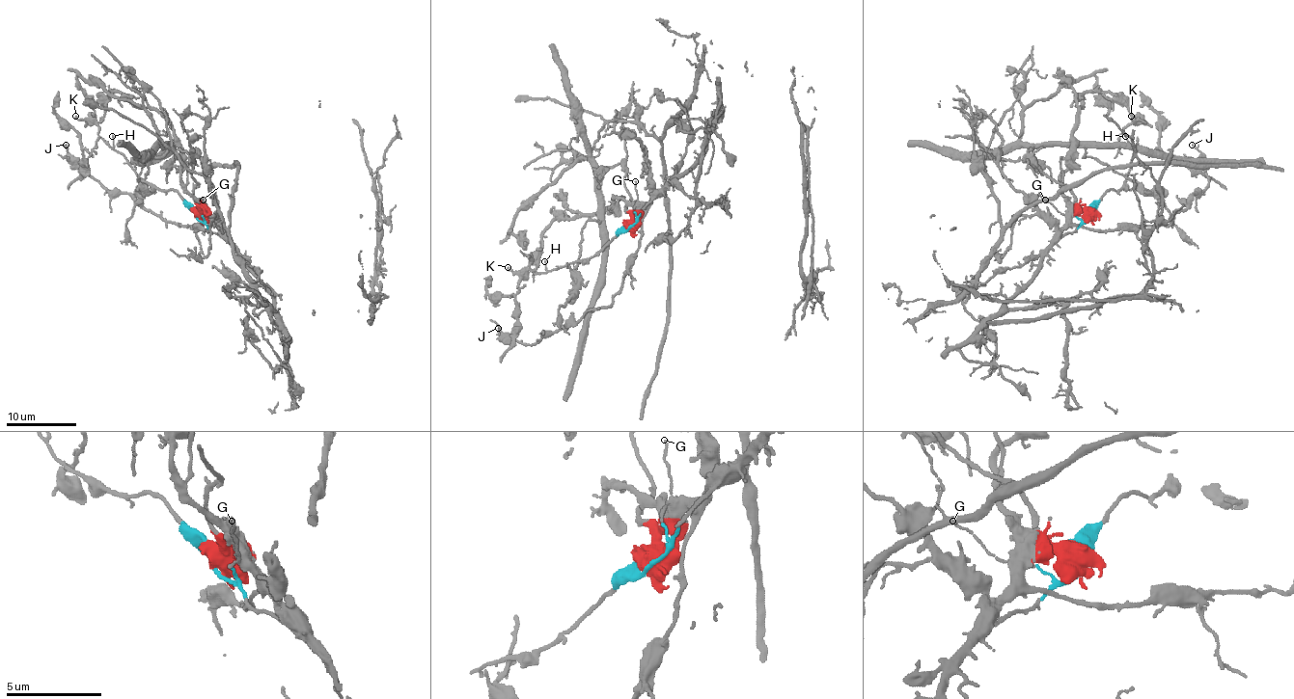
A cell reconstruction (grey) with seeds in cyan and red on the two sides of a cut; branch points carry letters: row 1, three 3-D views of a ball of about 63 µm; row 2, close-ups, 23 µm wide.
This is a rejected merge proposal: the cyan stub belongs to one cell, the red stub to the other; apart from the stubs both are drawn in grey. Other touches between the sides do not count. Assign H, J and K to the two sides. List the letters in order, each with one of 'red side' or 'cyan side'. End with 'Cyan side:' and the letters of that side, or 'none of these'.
H: cyan side
J: red side
K: red side
Cyan side: H

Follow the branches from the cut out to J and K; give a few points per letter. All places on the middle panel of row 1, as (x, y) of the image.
J: (629, 228), (645, 207), (640, 247), (612, 303), (585, 311), (535, 343), (503, 338), (498, 328)
K: (629, 228), (632, 207), (613, 197), (610, 208), (557, 217), (543, 233), (533, 270), (511, 272), (509, 266)

